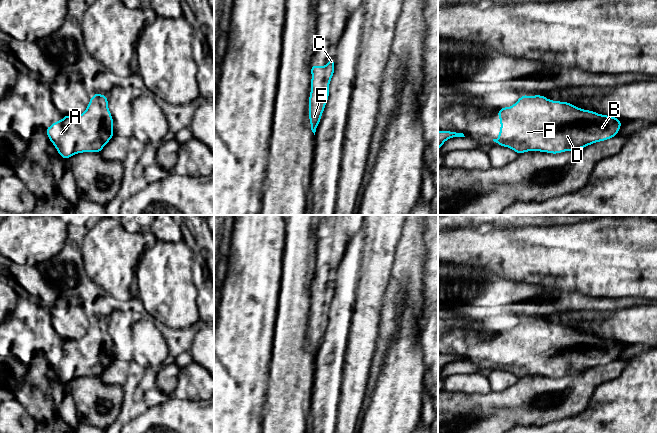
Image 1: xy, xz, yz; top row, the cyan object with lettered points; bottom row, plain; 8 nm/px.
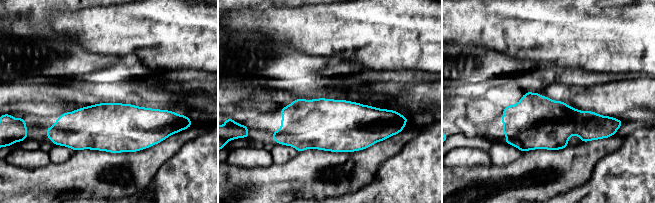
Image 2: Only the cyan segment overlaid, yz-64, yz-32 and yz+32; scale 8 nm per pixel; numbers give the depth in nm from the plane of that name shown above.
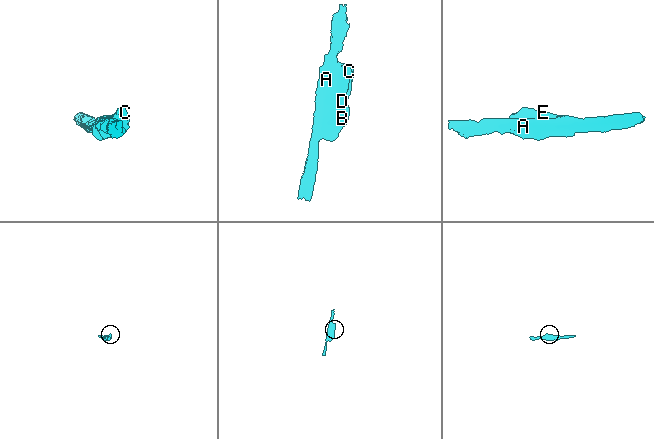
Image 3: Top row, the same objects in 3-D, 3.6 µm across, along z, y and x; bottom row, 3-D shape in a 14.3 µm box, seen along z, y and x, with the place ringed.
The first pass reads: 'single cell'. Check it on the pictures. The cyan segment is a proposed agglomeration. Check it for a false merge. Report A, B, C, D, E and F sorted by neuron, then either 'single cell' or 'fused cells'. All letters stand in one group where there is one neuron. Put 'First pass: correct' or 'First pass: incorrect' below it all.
groups A B C D E F; single cell
First pass: correct

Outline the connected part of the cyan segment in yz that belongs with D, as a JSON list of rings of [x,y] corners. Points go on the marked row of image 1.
[[[523,94],[511,107],[502,107],[497,113],[501,129],[499,137],[493,139],[498,145],[513,149],[518,155],[528,151],[540,151],[558,154],[565,151],[576,151],[596,142],[605,141],[617,136],[623,124],[618,118],[601,115],[591,110],[584,110],[570,102],[549,100],[543,95],[527,96]]]

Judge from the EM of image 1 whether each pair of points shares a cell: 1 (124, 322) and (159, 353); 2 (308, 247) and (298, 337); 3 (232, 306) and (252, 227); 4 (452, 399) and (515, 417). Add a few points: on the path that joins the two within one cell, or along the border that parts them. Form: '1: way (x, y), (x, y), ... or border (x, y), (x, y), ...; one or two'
1: way (128, 334), (131, 341), (141, 341), (147, 347); one
2: way (298, 269), (298, 315); one
3: way (252, 286), (252, 247); one
4: way (468, 412), (499, 413); one

